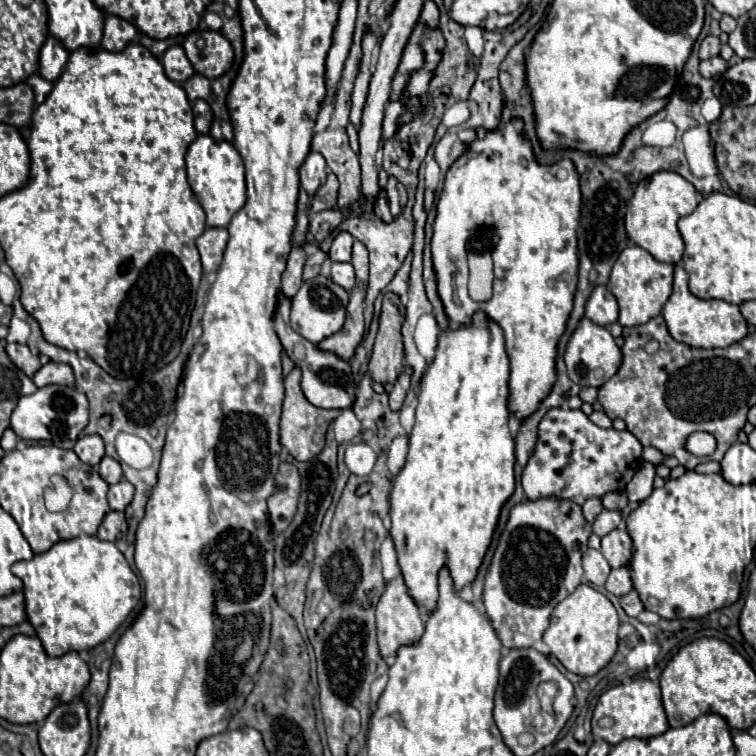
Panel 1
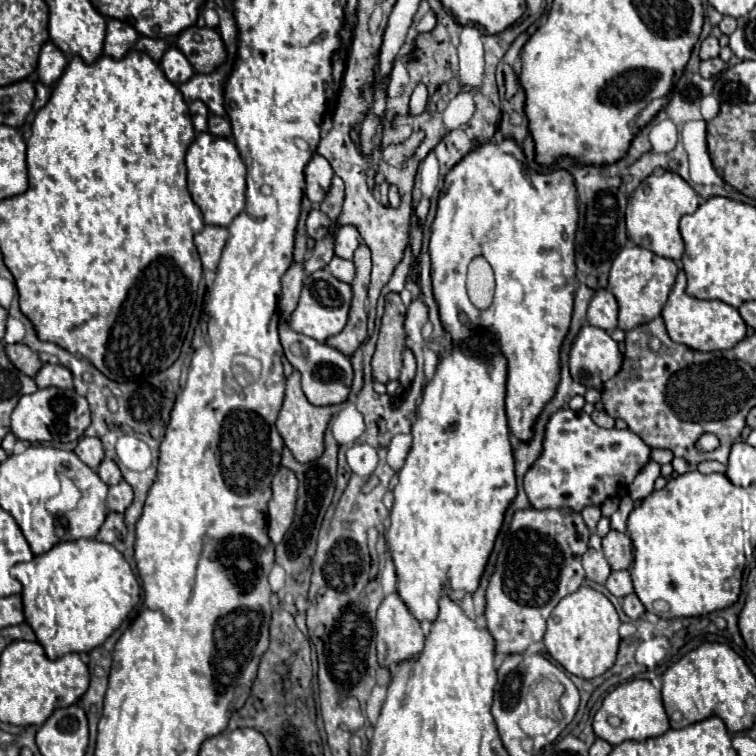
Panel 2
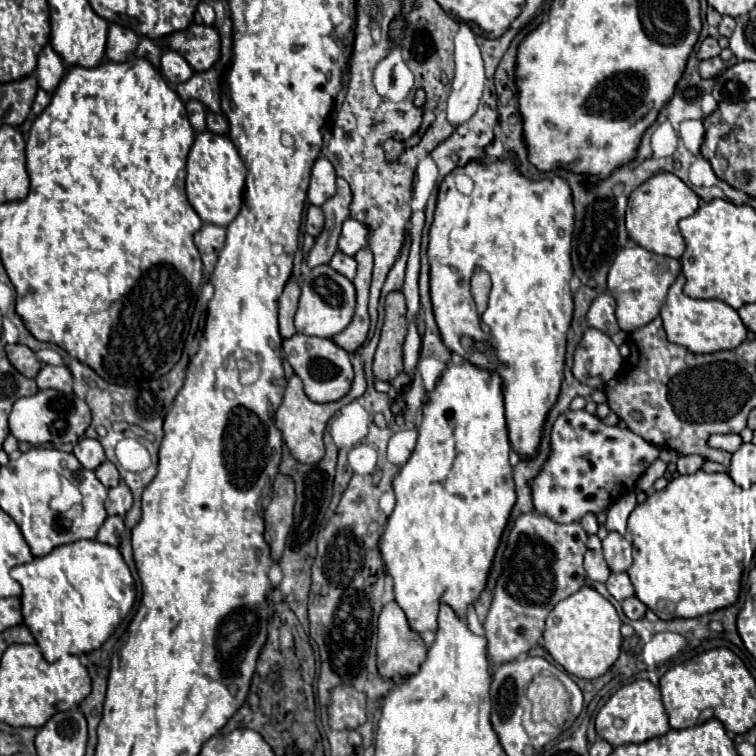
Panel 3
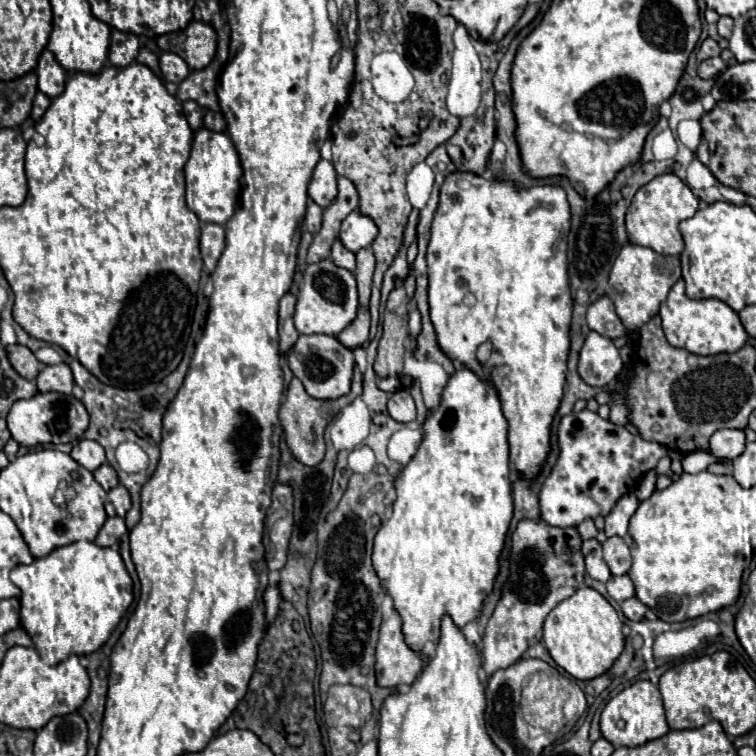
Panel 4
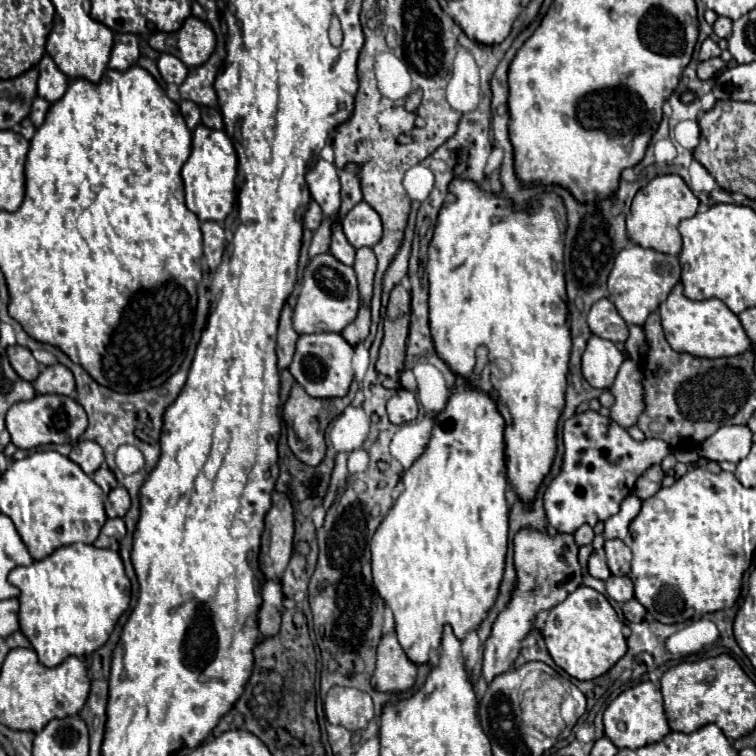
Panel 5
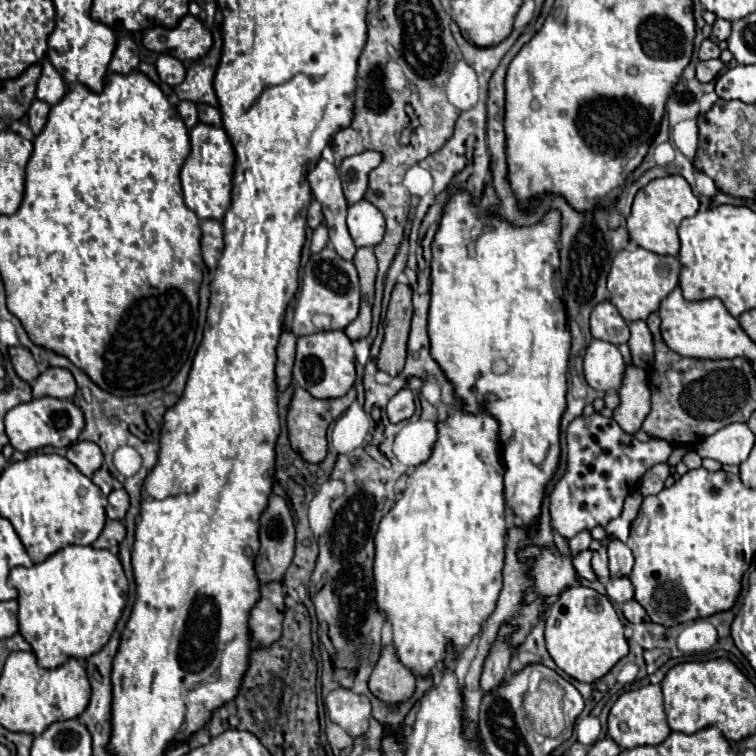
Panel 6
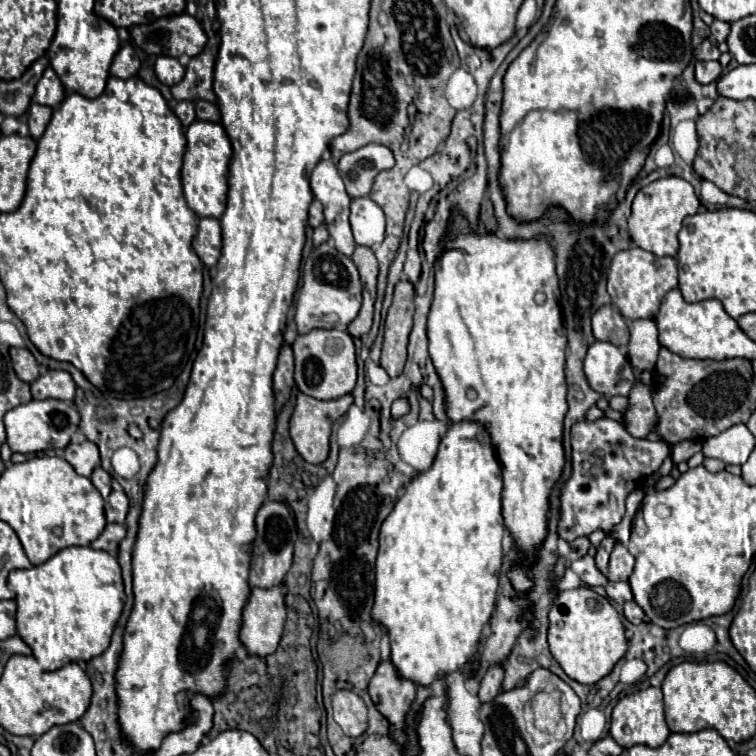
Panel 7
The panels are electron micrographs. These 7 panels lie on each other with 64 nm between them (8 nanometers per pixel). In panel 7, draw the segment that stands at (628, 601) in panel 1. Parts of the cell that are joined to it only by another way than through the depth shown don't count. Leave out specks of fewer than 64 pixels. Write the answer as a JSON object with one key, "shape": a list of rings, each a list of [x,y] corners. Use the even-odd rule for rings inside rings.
{"shape":[[[630,600],[630,602],[624,604],[624,616],[626,616],[632,624],[642,624],[642,622],[646,620],[644,610],[642,610],[634,600]]]}

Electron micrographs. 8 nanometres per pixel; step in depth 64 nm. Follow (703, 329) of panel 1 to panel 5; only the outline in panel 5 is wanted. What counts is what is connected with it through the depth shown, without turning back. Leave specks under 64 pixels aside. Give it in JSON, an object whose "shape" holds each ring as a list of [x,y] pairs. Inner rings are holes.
{"shape":[[[676,284],[670,296],[660,304],[662,328],[668,344],[676,352],[686,352],[698,358],[722,358],[722,356],[738,356],[752,350],[752,342],[746,336],[740,320],[732,310],[718,298],[694,302],[682,294],[682,284]]]}

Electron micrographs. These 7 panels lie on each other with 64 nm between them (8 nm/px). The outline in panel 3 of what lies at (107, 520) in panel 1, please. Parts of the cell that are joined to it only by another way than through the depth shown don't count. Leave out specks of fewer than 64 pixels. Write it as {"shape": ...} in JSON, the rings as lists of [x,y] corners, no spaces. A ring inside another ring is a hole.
{"shape":[[[108,516],[106,522],[102,524],[102,528],[98,530],[96,540],[102,542],[102,544],[116,546],[118,536],[120,536],[122,532],[124,532],[124,518],[120,518],[120,516]]]}

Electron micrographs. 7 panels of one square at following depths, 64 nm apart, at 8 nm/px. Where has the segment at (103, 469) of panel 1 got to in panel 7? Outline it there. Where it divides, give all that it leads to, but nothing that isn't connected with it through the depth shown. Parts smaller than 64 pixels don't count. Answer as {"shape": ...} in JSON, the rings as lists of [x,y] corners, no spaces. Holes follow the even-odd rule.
{"shape":[[[96,466],[96,468],[94,468],[90,480],[92,480],[92,484],[96,486],[96,490],[102,494],[102,498],[106,498],[106,496],[110,494],[110,482],[112,482],[112,476],[110,476],[106,470],[102,470],[102,466]]]}

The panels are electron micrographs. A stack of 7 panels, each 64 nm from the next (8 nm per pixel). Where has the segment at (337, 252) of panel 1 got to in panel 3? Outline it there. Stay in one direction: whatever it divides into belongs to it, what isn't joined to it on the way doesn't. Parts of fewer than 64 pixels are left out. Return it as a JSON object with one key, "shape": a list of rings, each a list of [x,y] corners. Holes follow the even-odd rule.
{"shape":[[[346,218],[344,226],[342,226],[342,234],[338,240],[338,248],[348,254],[354,256],[360,248],[364,248],[368,244],[368,226],[360,224],[358,220]]]}

